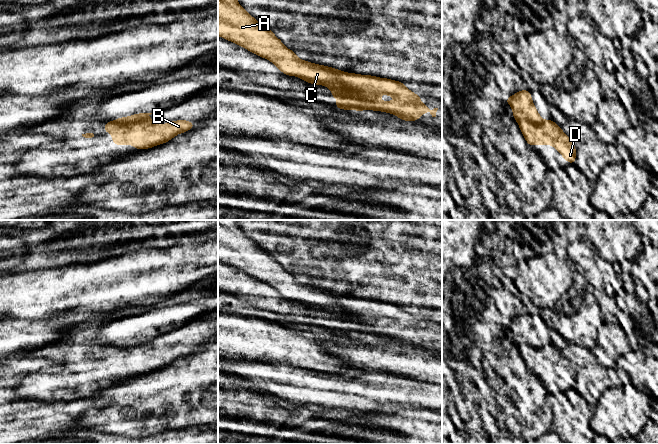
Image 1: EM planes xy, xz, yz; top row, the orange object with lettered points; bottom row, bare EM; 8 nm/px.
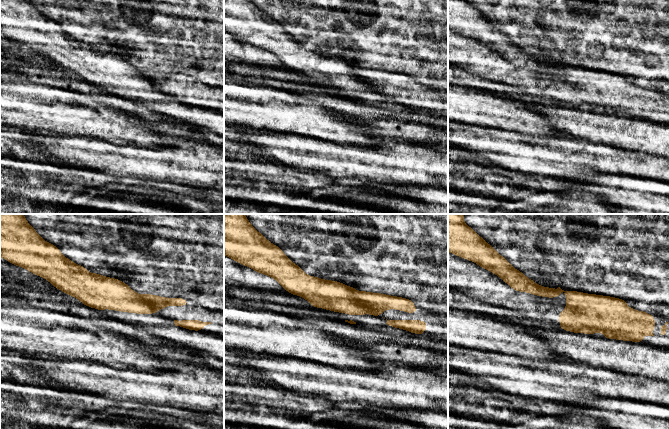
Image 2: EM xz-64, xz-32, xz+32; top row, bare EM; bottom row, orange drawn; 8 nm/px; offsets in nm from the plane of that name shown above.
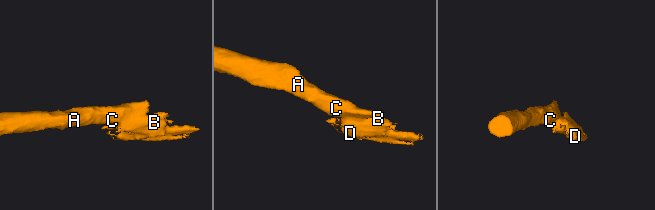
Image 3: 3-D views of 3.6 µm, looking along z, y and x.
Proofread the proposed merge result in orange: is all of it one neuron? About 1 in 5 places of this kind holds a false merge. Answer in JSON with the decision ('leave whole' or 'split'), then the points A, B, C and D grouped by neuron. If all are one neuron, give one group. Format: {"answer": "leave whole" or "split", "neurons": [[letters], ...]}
{"answer": "split", "neurons": [["A", "C"], ["B", "D"]]}

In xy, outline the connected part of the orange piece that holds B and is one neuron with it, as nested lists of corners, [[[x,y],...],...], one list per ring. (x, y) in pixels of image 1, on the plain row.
[[[151,340],[130,347],[108,345],[103,353],[112,359],[113,369],[133,369],[137,374],[150,373],[164,368],[176,359],[185,357],[195,351],[188,344],[176,344],[165,348],[156,348]]]

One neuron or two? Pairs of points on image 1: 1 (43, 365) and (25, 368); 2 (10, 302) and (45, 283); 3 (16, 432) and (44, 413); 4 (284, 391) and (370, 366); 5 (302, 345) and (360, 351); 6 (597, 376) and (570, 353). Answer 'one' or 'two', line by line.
1: one
2: one
3: one
4: two
5: two
6: one

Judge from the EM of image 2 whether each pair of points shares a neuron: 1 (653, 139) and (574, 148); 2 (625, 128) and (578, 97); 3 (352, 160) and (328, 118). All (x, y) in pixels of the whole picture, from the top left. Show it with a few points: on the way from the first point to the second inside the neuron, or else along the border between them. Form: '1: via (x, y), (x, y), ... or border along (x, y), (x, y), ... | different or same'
1: border along (582, 140), (608, 144), (628, 150) | different
2: border along (602, 113), (625, 117) | different
3: border along (342, 144), (366, 146) | different

